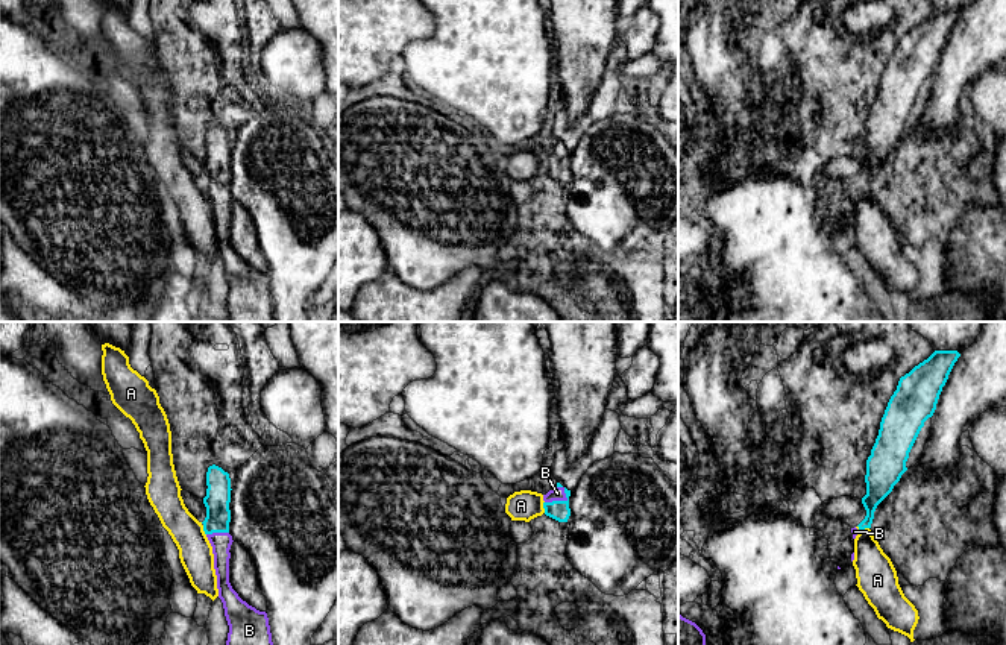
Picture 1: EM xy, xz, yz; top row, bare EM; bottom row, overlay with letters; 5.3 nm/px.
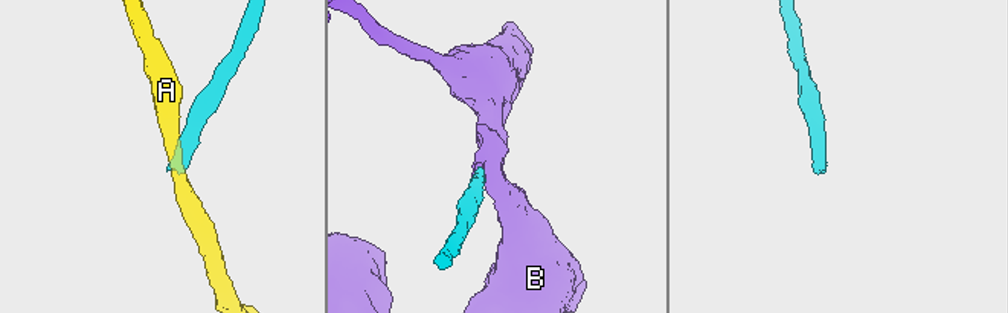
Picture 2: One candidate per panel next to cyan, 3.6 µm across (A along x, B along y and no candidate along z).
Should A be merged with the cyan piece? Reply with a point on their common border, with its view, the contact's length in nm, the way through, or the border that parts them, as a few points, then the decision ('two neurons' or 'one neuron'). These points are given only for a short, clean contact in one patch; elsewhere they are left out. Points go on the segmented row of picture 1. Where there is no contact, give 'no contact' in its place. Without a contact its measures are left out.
meets cyan in yz at (862, 530); contact 70 nm long; border along yz (858, 525), (861, 530), (868, 527); two neurons

